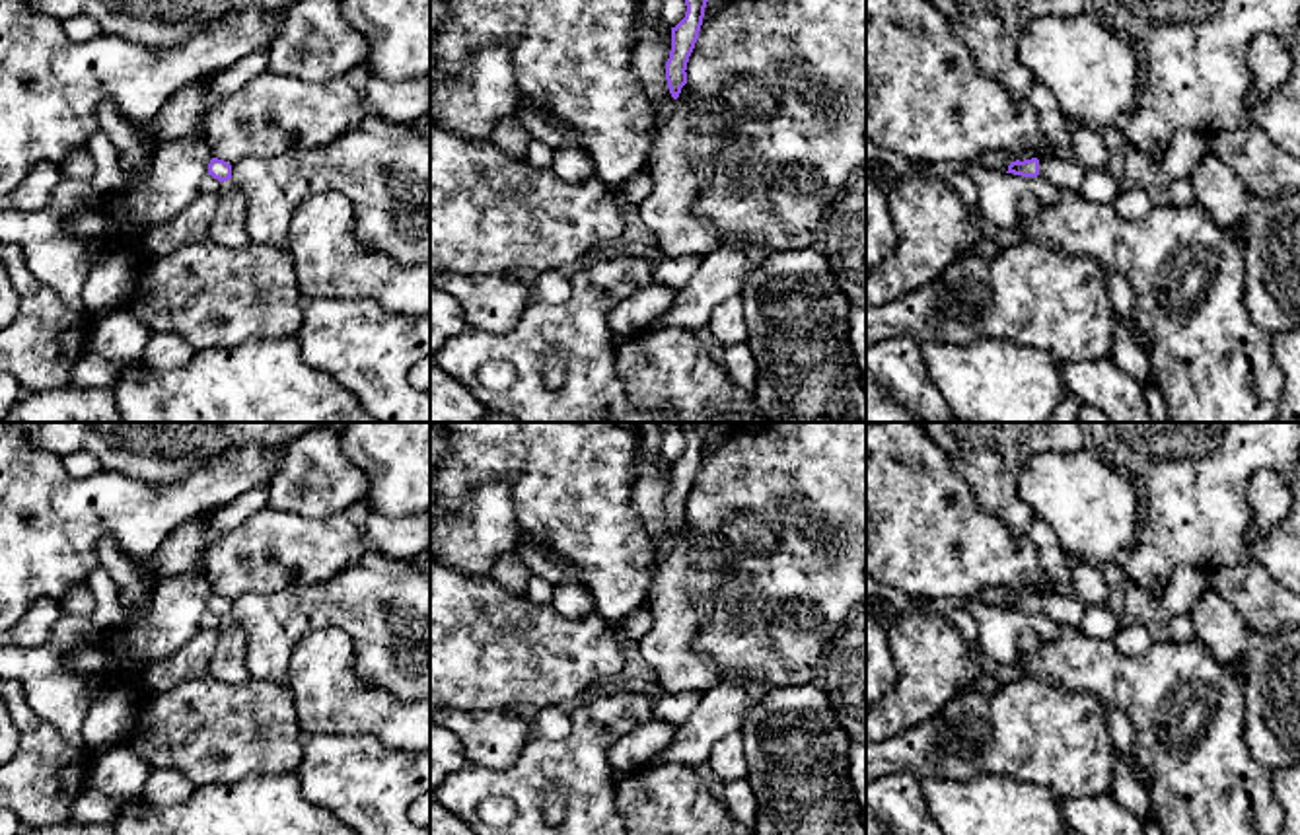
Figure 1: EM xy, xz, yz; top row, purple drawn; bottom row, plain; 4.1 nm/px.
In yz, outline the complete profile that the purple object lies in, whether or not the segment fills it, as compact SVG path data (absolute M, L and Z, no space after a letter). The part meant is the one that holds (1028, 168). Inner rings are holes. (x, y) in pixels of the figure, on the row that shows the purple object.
M1057 156L1047 158L1031 158L1031 160L1016 160L1008 165L1006 173L1022 175L1022 177L1045 177L1055 187L1065 191L1078 191L1084 181L1084 167L1072 160L1061 160Z

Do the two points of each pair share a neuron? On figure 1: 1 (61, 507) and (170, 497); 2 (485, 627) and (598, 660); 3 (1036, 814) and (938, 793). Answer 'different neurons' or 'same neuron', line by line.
1: same neuron
2: same neuron
3: same neuron

